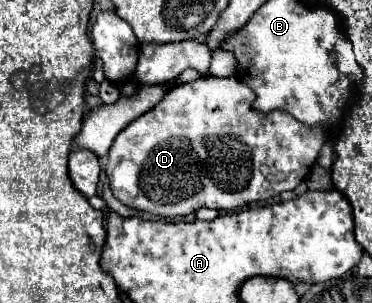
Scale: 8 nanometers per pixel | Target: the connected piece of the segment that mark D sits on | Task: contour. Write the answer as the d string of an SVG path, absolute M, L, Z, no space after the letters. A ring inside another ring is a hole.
M202 76L194 82L174 86L162 102L130 122L116 136L106 158L106 174L114 196L128 208L174 218L186 216L200 208L228 212L250 202L268 200L284 190L294 190L314 166L320 148L326 142L324 128L306 128L290 114L280 110L260 114L250 108L252 100L254 92L232 76Z

